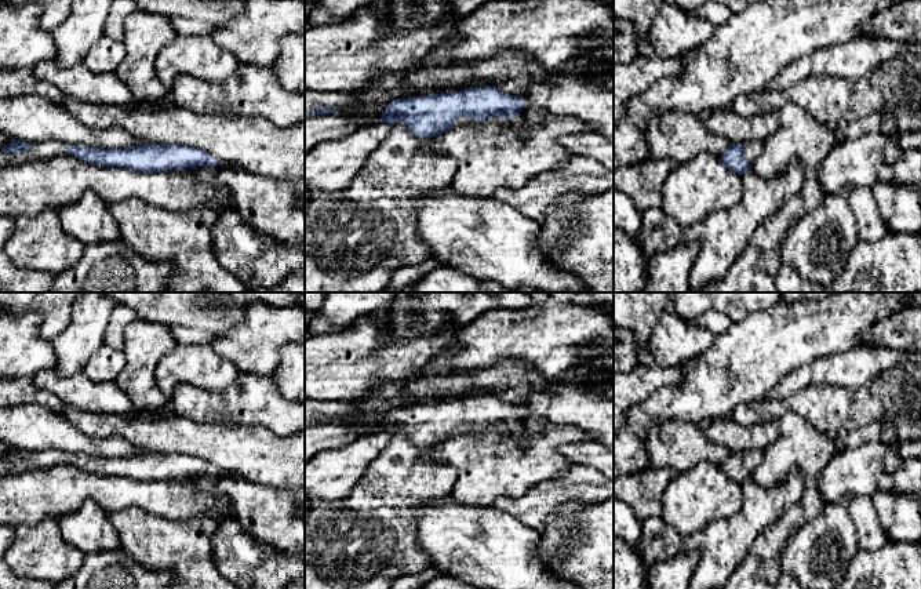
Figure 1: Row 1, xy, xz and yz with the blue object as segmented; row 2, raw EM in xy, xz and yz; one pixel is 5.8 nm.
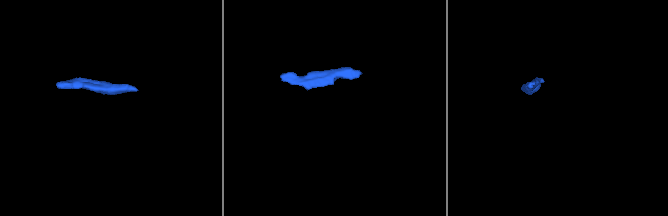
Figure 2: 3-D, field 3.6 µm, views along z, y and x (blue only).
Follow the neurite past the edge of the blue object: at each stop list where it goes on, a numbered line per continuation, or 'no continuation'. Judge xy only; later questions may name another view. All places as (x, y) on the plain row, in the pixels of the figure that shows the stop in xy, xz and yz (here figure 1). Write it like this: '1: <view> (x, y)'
1: xy (48, 458)

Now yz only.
1: yz (753, 458)

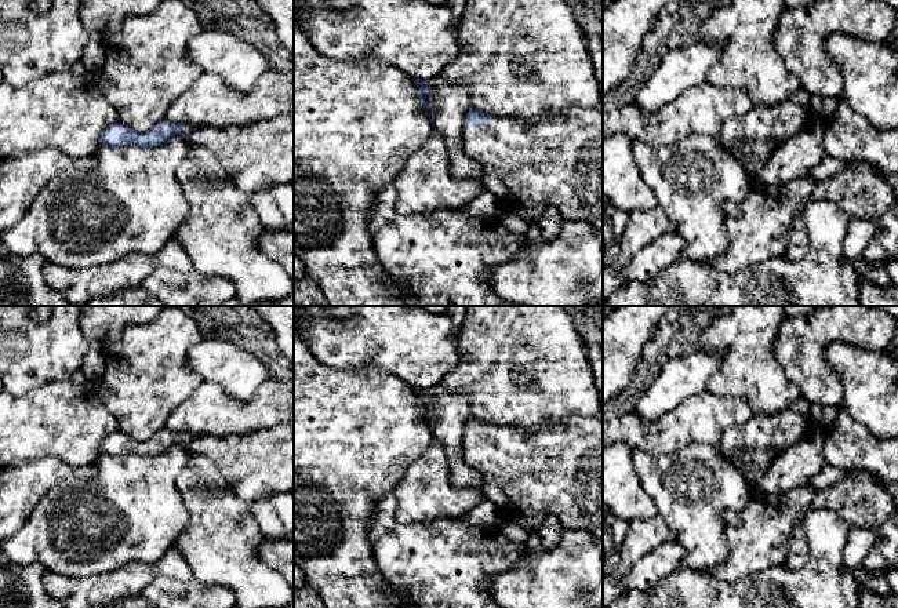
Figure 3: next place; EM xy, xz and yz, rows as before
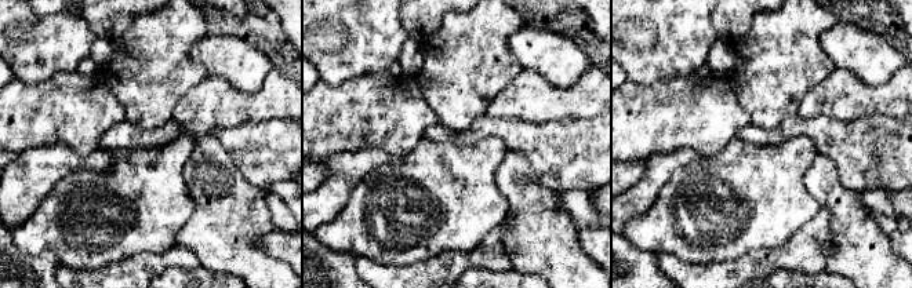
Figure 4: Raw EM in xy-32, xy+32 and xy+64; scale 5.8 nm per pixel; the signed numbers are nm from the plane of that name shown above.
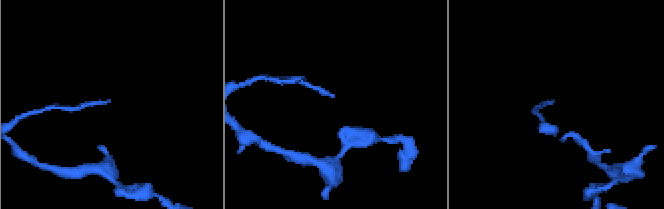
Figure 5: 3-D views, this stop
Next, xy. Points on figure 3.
1: xy (255, 465)

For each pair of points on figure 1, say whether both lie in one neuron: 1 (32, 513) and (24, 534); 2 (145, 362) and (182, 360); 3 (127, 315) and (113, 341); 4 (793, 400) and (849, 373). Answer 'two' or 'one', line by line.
1: two
2: two
3: one
4: two

